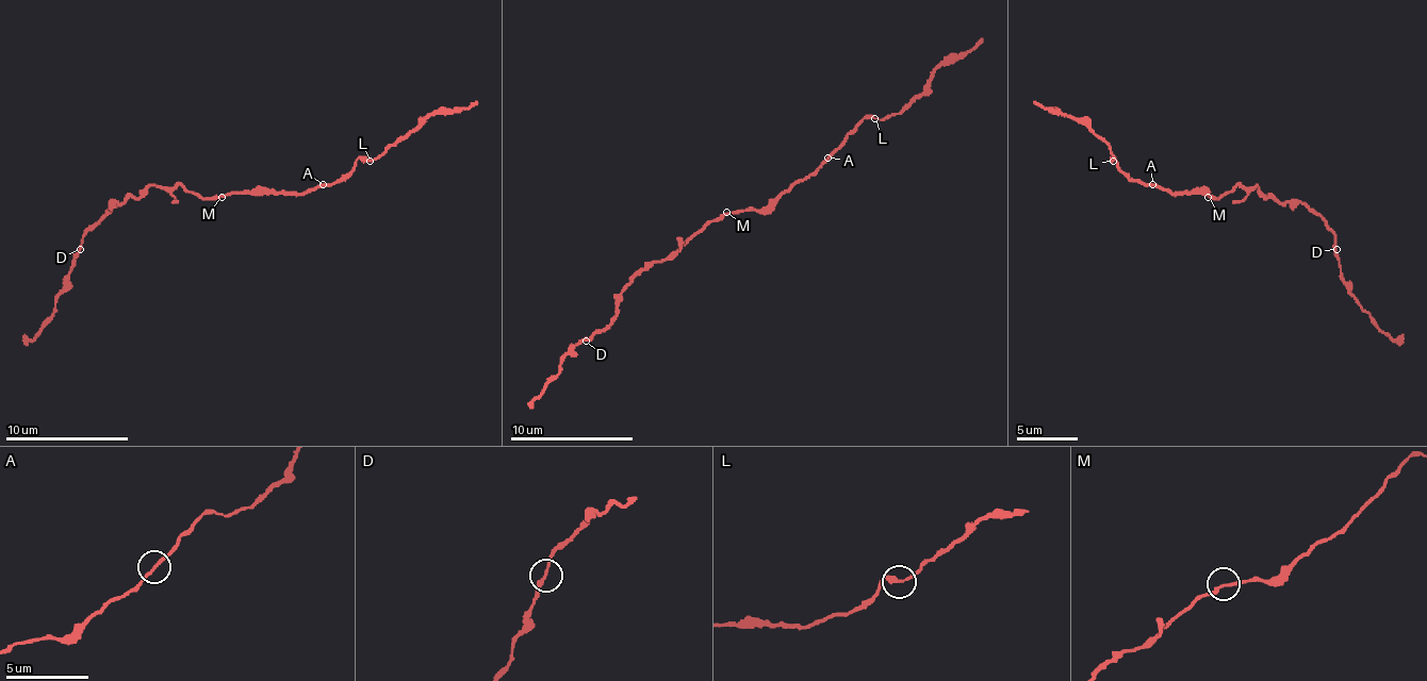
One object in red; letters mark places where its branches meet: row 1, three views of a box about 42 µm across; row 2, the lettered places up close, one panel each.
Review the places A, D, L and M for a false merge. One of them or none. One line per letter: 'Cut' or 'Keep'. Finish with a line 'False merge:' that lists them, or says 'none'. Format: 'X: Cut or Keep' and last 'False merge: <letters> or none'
A: Keep
D: Keep
L: Keep
M: Keep
False merge: none

